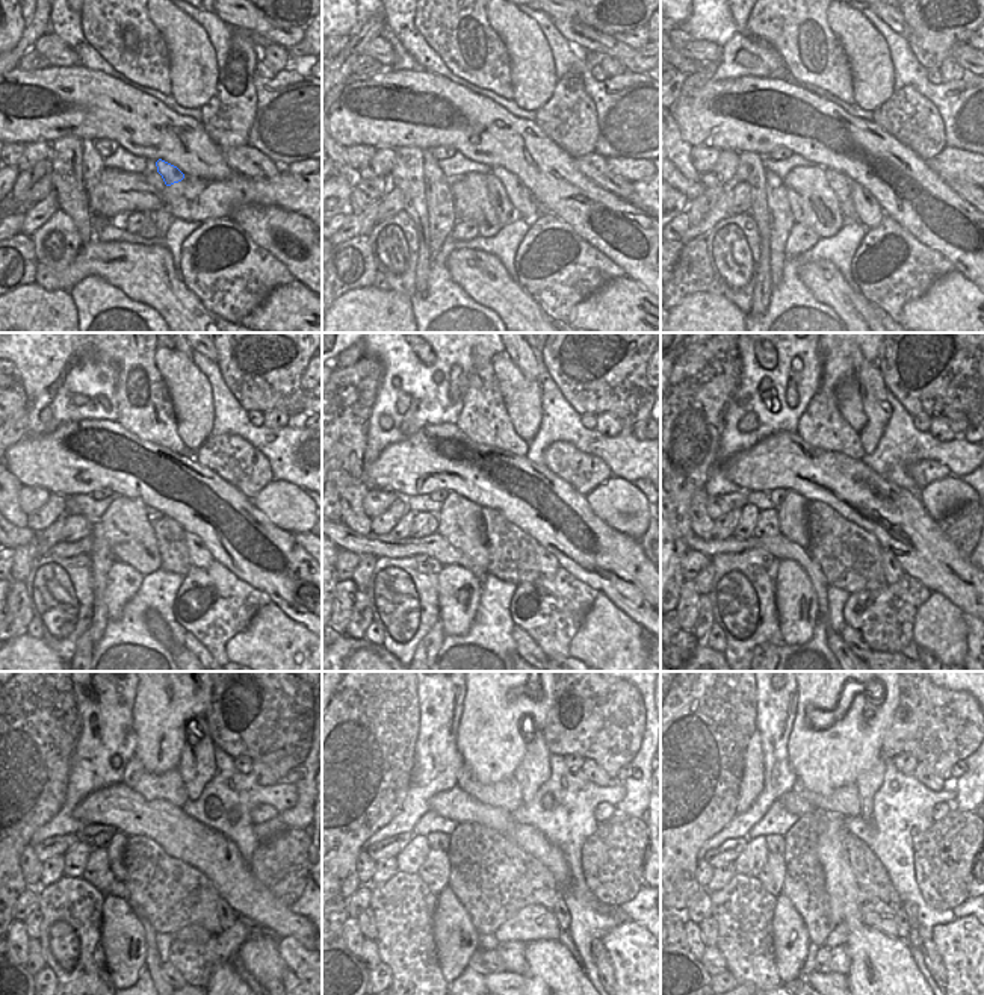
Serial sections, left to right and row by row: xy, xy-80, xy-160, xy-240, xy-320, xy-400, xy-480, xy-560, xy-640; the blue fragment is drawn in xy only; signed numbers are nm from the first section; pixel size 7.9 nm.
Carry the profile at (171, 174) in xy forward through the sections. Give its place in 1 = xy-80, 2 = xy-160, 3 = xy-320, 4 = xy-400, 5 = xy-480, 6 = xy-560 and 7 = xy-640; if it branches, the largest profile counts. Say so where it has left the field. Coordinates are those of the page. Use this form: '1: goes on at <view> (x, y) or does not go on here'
1: goes on at xy-80 (525, 206)
2: goes on at xy-160 (868, 212)
3: goes on at xy-320 (547, 563)
4: goes on at xy-400 (892, 569)
5: goes on at xy-480 (225, 914)
6: goes on at xy-560 (561, 912)
7: goes on at xy-640 (903, 921)

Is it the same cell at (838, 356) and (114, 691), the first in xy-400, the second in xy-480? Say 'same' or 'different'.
different

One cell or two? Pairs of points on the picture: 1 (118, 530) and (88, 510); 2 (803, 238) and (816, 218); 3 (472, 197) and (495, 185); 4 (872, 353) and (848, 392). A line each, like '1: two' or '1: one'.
1: two
2: two
3: two
4: two

